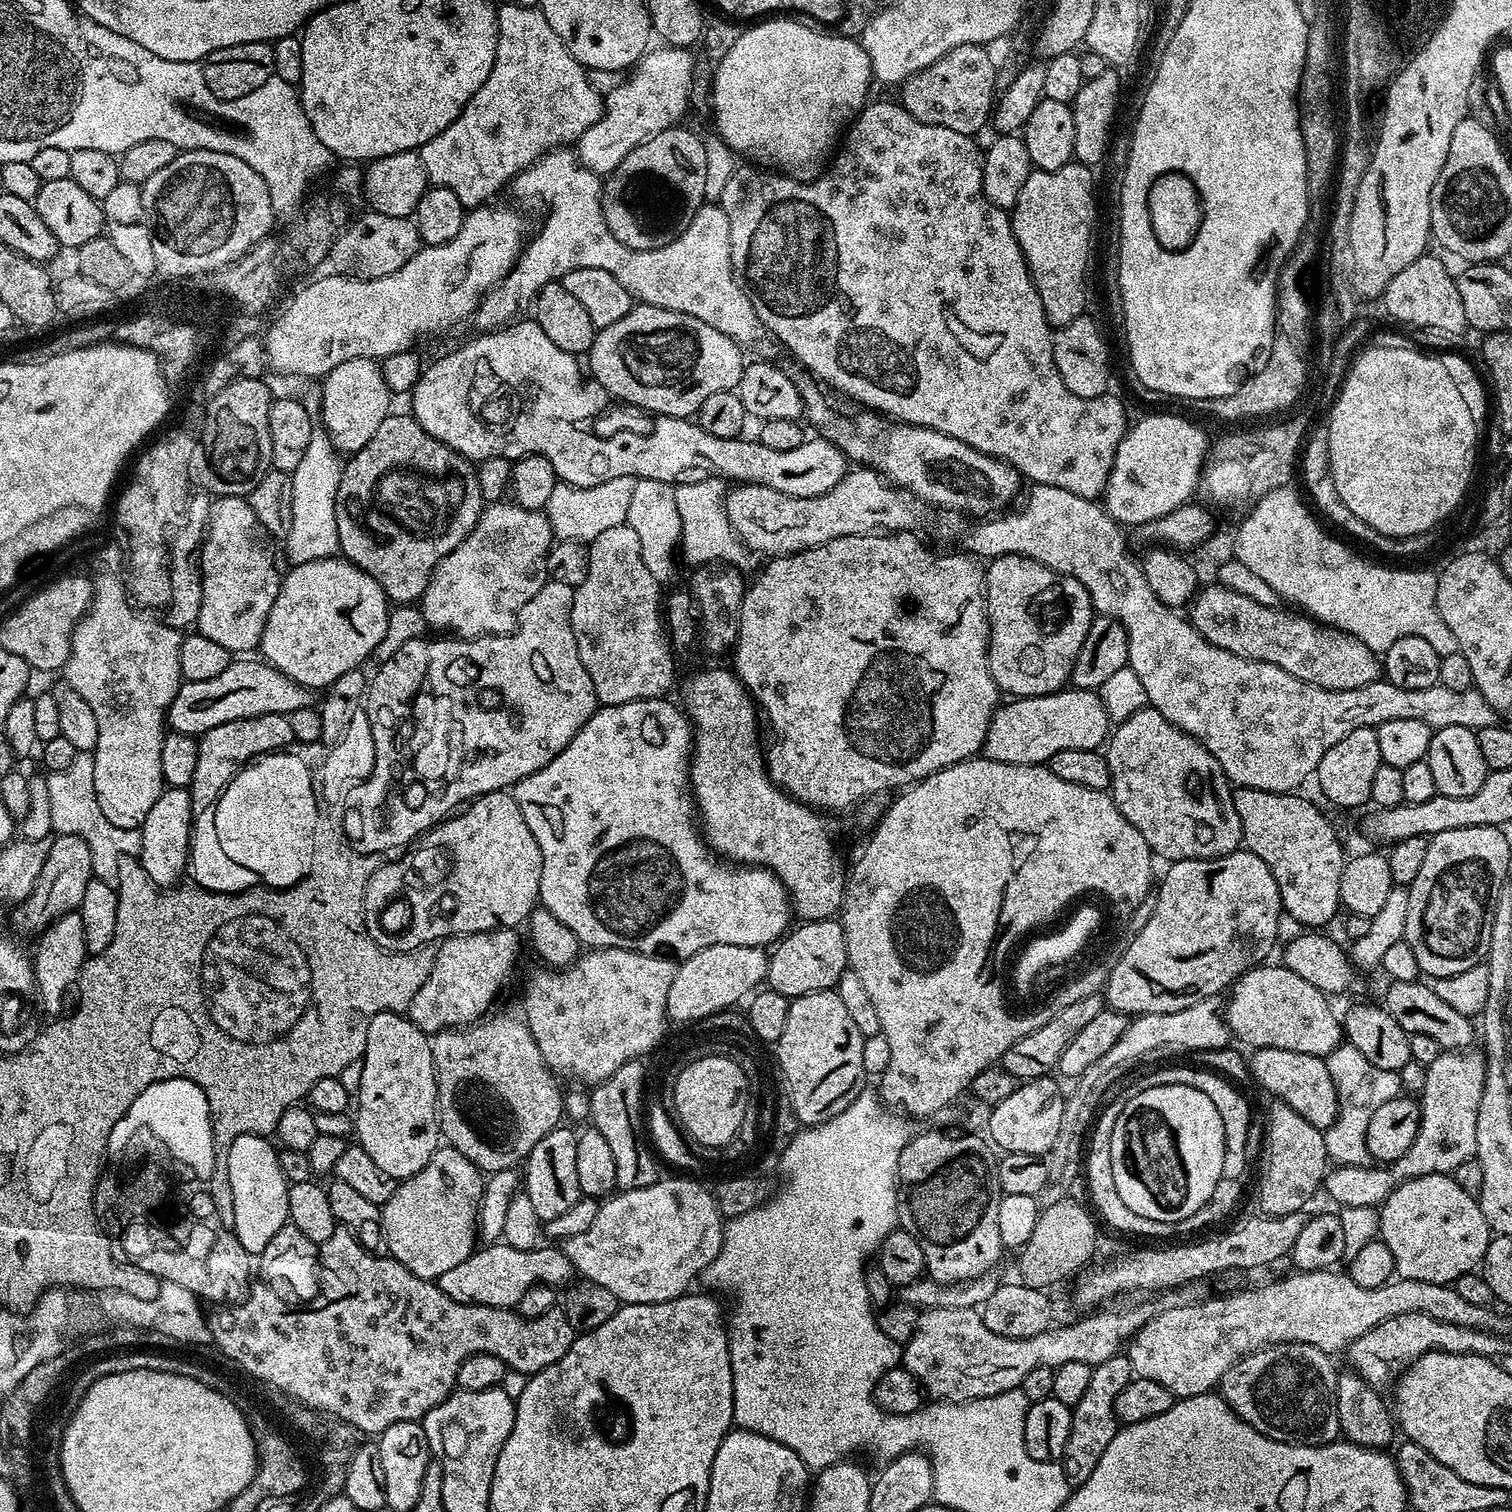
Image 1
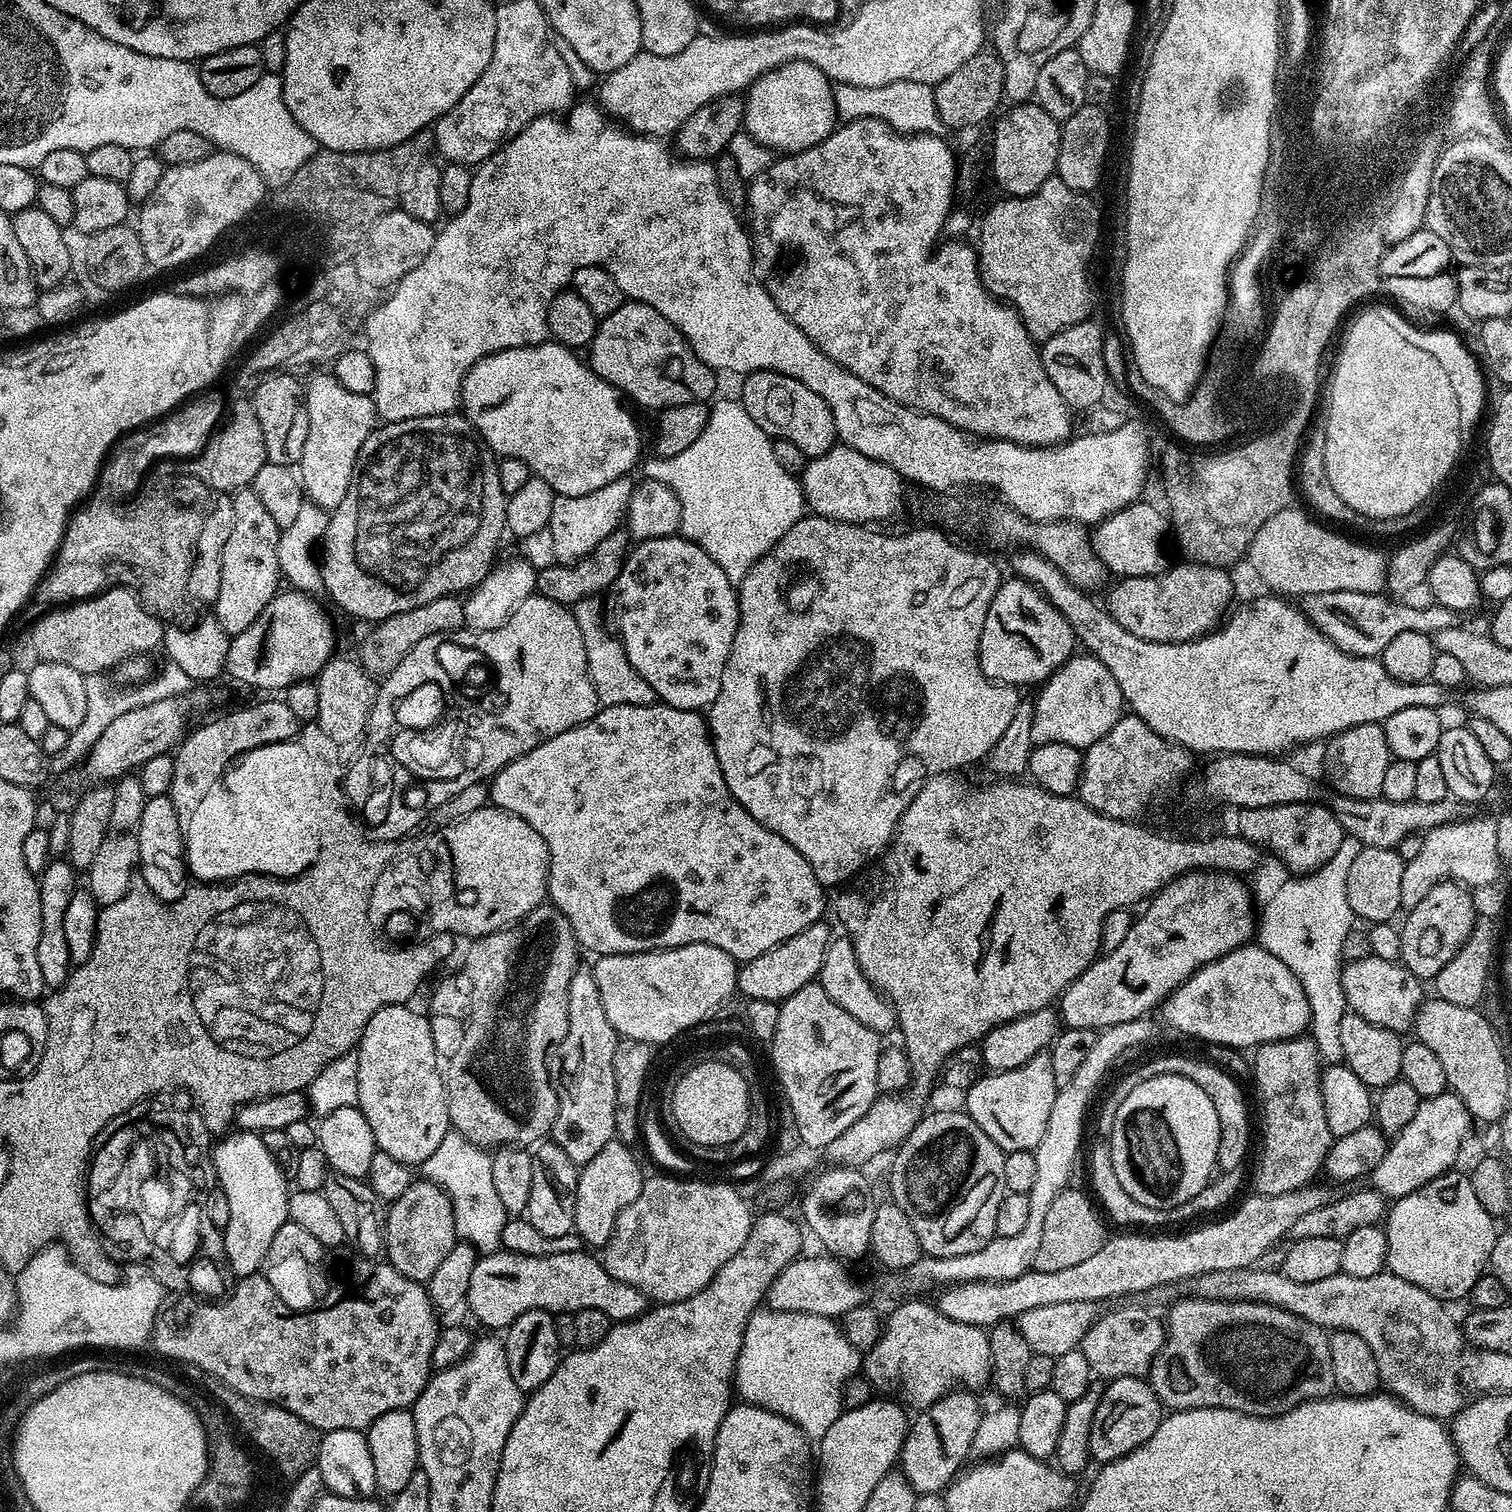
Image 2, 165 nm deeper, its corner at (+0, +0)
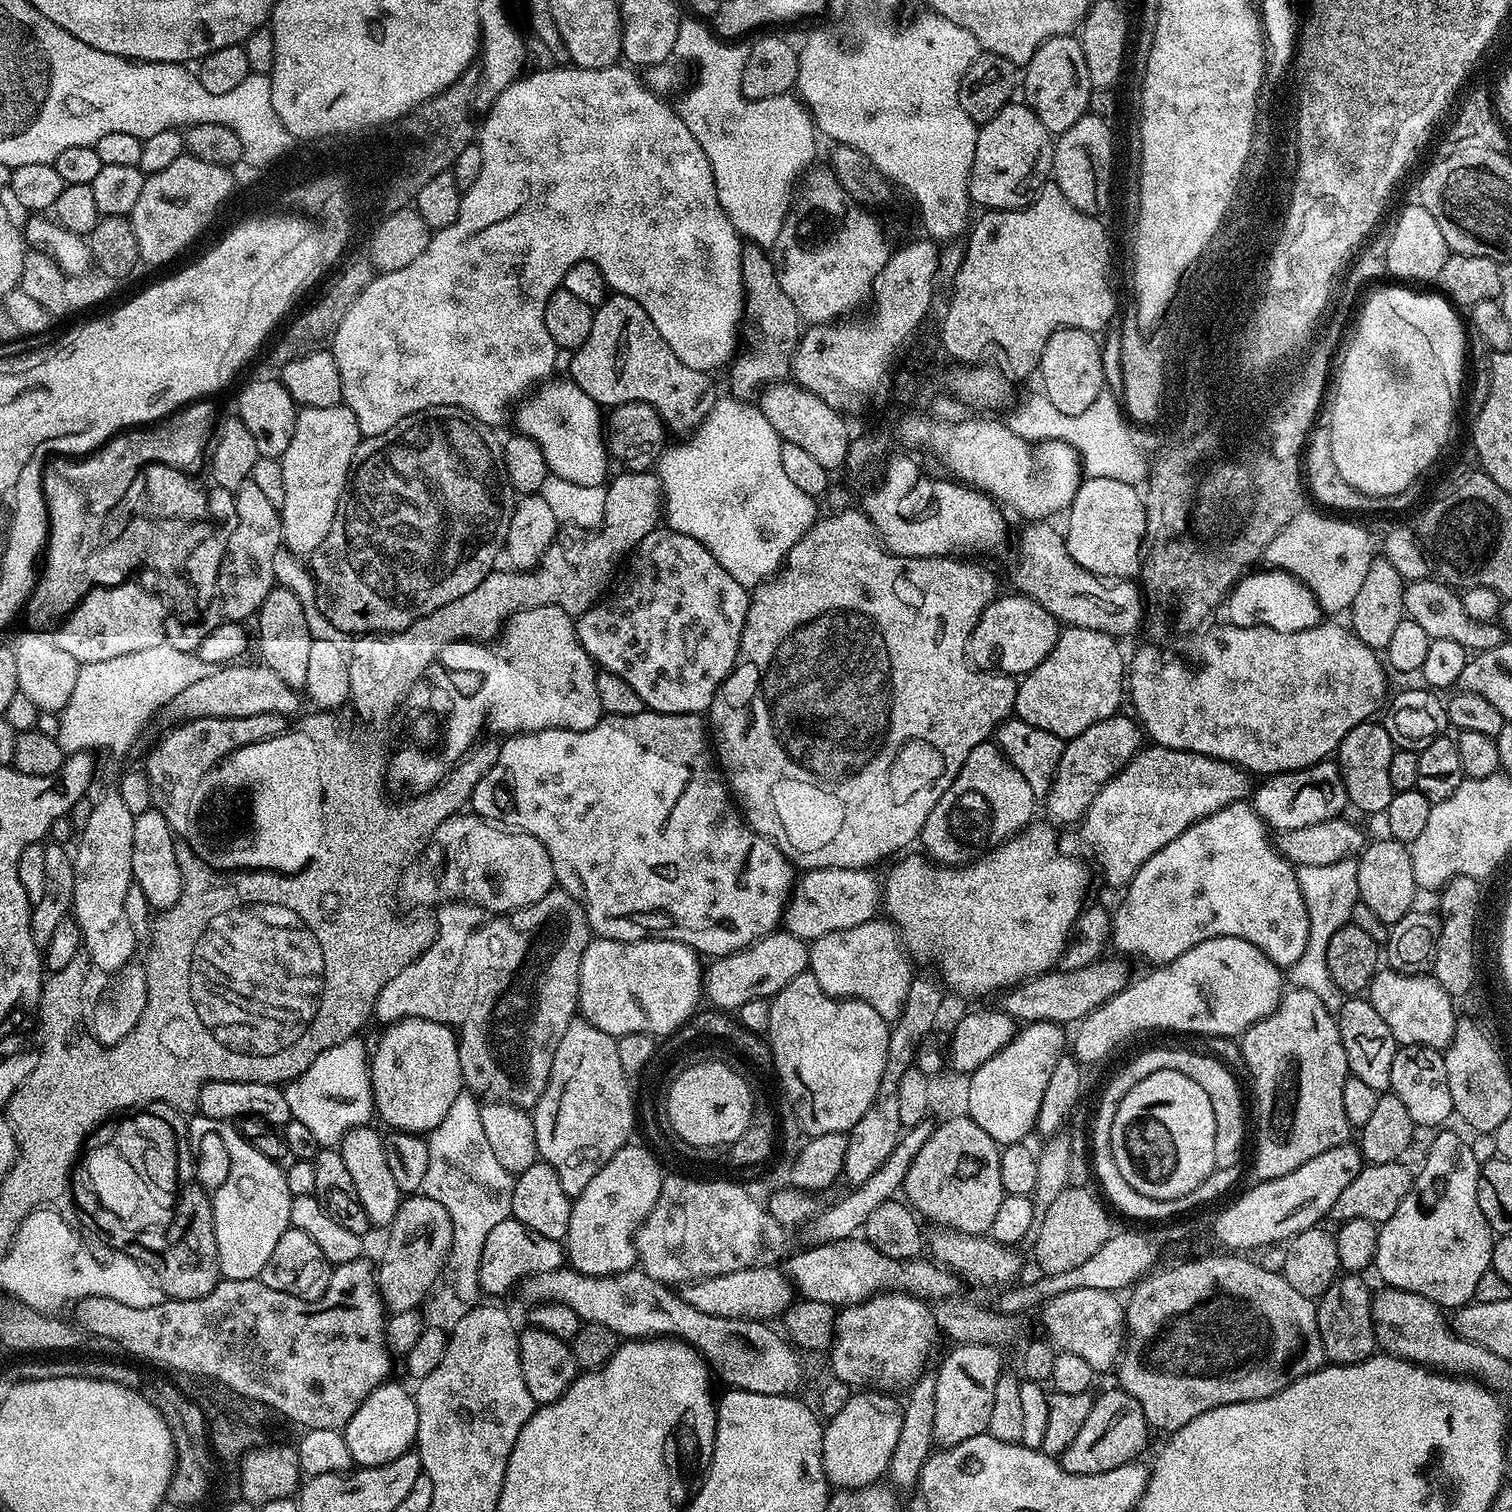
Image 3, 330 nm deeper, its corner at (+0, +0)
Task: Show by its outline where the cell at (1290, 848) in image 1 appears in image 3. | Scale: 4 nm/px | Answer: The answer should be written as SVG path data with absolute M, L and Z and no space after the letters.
M1331 759L1322 760L1297 772L1278 772L1267 777L1264 785L1251 793L1250 803L1269 829L1276 832L1298 830L1301 826L1314 826L1317 822L1335 820L1343 808L1349 807L1344 779L1339 763Z

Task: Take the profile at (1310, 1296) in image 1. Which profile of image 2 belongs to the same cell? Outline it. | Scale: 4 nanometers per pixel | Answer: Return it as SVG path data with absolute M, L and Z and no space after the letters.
M1116 1308L1097 1317L1082 1338L1079 1350L1086 1354L1086 1362L1090 1362L1093 1373L1097 1377L1105 1376L1105 1381L1123 1376L1143 1377L1160 1353L1165 1335L1165 1325L1156 1321L1154 1313L1144 1308Z

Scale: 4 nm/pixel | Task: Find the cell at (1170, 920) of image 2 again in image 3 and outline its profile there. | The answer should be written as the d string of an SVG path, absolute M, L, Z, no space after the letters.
M1101 958L1082 970L1053 970L1042 976L1031 977L1003 993L1002 1010L1017 1022L1049 1020L1051 1024L1061 1026L1069 1026L1068 1024L1072 1023L1075 1025L1089 1016L1094 1009L1101 1008L1111 996L1128 987L1130 975L1128 976L1128 968L1124 965L1127 963L1120 958L1108 959Z

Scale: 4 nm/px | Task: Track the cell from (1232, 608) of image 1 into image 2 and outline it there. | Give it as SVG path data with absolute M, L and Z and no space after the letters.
M1183 562L1165 567L1164 571L1152 576L1126 576L1117 579L1116 585L1108 592L1106 607L1130 634L1138 634L1138 638L1146 638L1150 642L1170 642L1177 644L1183 640L1196 640L1211 632L1225 619L1232 600L1232 580L1223 568L1212 568L1208 564Z

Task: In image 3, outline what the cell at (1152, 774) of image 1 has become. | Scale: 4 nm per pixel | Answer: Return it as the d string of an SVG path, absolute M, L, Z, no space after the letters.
M1117 714L1102 722L1094 722L1082 734L1067 741L1062 750L1062 758L1058 762L1058 770L1054 774L1054 782L1048 795L1043 797L1042 812L1053 825L1068 824L1079 821L1084 812L1094 802L1094 798L1119 772L1131 762L1132 757L1142 747L1142 728L1131 715Z

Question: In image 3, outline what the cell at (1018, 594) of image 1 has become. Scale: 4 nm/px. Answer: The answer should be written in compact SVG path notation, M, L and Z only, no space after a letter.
M1023 594L1011 595L997 595L992 604L986 606L982 618L974 626L972 637L968 639L968 654L971 663L977 669L989 674L1007 674L1013 678L1020 678L1033 672L1047 658L1050 650L1054 650L1062 628L1056 617L1050 615L1036 600L1031 600L1029 596Z

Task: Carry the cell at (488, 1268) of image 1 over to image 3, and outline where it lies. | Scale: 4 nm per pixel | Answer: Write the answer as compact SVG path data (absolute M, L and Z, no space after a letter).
M565 1266L553 1272L528 1277L519 1285L518 1292L521 1292L532 1306L541 1302L570 1306L570 1310L574 1310L574 1314L578 1314L581 1321L610 1326L610 1330L614 1330L620 1338L685 1340L707 1360L709 1369L719 1379L721 1376L732 1388L741 1388L758 1394L787 1396L797 1391L795 1388L799 1386L800 1375L804 1372L799 1358L792 1353L793 1345L779 1331L776 1333L771 1323L762 1320L727 1320L718 1318L714 1314L702 1314L702 1310L694 1310L694 1306L690 1306L690 1302L686 1302L679 1291L650 1278L639 1270L620 1272L616 1276L587 1276L576 1272L570 1266Z

